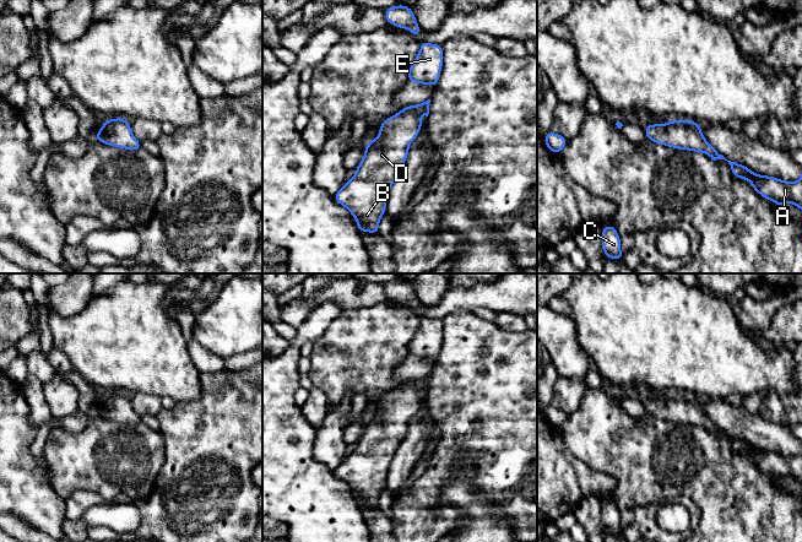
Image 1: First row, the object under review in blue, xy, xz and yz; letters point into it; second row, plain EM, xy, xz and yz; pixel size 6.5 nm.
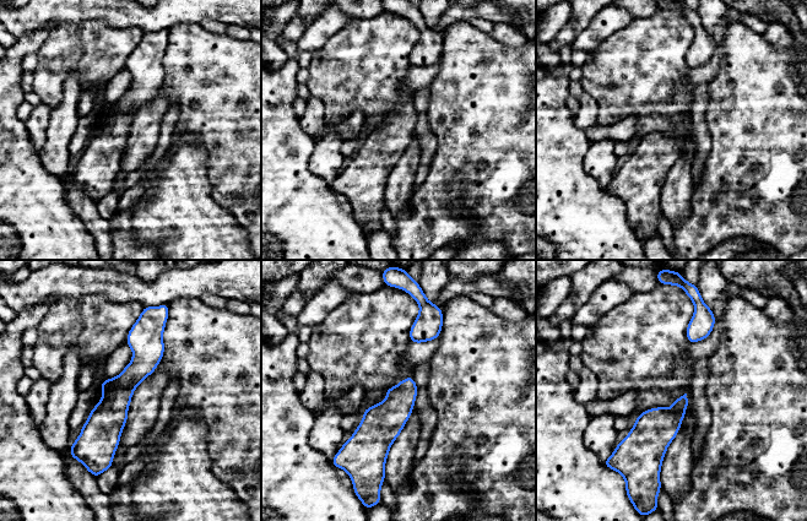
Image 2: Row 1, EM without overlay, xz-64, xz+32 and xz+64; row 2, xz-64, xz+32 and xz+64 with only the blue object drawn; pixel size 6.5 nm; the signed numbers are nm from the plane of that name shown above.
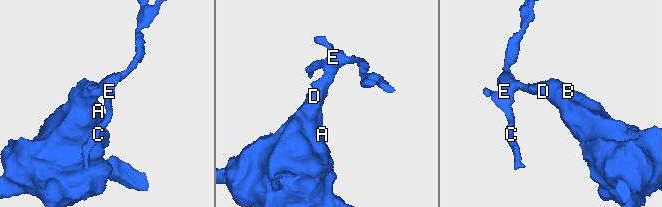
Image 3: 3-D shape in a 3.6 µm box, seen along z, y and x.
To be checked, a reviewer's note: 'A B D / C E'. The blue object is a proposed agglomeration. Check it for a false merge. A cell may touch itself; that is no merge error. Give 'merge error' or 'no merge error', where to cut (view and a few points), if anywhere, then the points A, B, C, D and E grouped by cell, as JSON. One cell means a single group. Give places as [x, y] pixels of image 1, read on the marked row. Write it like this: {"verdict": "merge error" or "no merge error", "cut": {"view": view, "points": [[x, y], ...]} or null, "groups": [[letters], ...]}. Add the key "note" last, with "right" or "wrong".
{"verdict": "no merge error", "cut": null, "groups": [["A", "B", "C", "D", "E"]], "note": "wrong"}

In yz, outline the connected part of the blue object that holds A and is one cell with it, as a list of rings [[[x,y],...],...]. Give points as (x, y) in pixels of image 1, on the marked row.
[[[727,161],[732,169],[732,175],[747,179],[752,188],[762,196],[781,207],[792,202],[802,210],[802,178],[797,181],[785,181],[776,177],[759,175],[753,170],[736,162]]]

